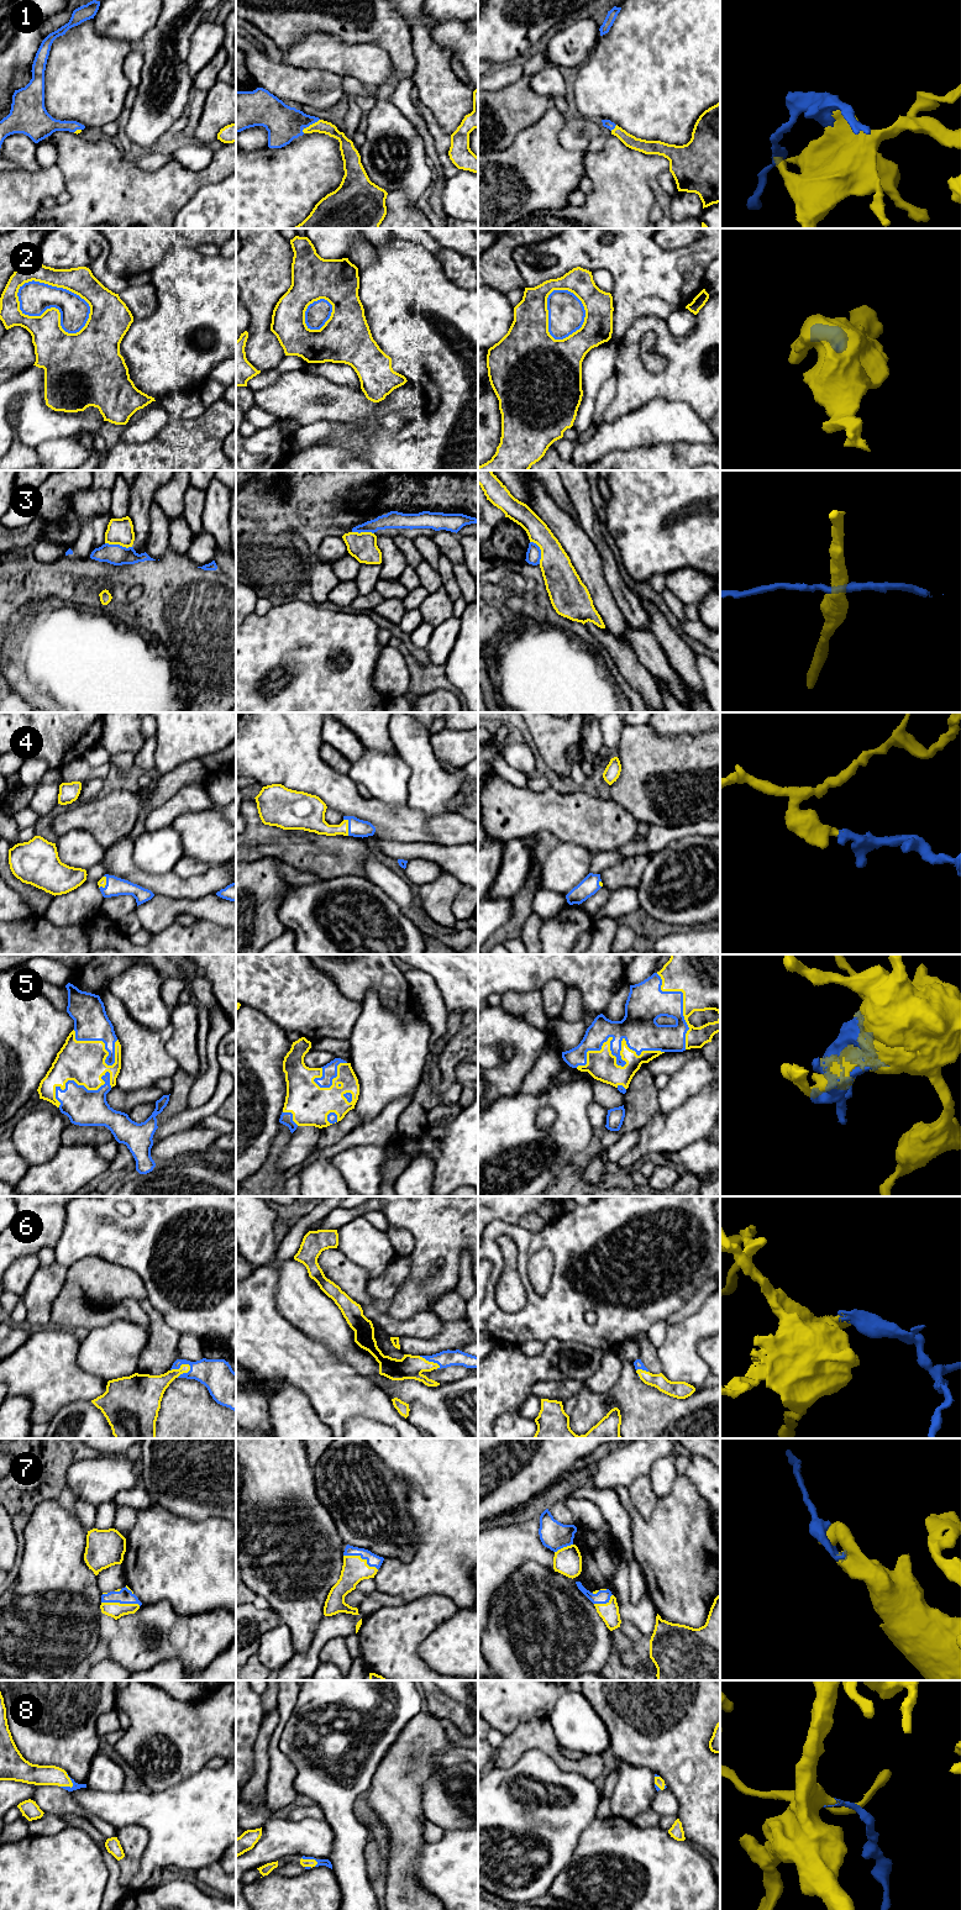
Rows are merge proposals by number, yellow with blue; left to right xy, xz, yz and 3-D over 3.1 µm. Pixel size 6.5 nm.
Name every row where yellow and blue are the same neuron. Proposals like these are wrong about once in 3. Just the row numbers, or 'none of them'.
1, 4, 5, 6, 7, 8

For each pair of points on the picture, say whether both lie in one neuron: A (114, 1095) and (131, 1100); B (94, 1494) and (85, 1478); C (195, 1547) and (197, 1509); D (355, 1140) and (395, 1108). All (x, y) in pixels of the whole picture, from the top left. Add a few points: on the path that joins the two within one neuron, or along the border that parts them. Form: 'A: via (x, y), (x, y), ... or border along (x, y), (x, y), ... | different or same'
A: via (117, 1099), (127, 1100) | same
B: via (94, 1490), (89, 1482) | same
C: border along (169, 1510), (193, 1519), (222, 1519) | different
D: via (365, 1134), (369, 1134), (386, 1117) | same

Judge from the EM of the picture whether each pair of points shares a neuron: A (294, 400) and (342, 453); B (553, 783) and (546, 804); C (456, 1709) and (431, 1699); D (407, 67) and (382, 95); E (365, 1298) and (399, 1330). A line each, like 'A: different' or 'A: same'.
A: same
B: different
C: same
D: different
E: same

